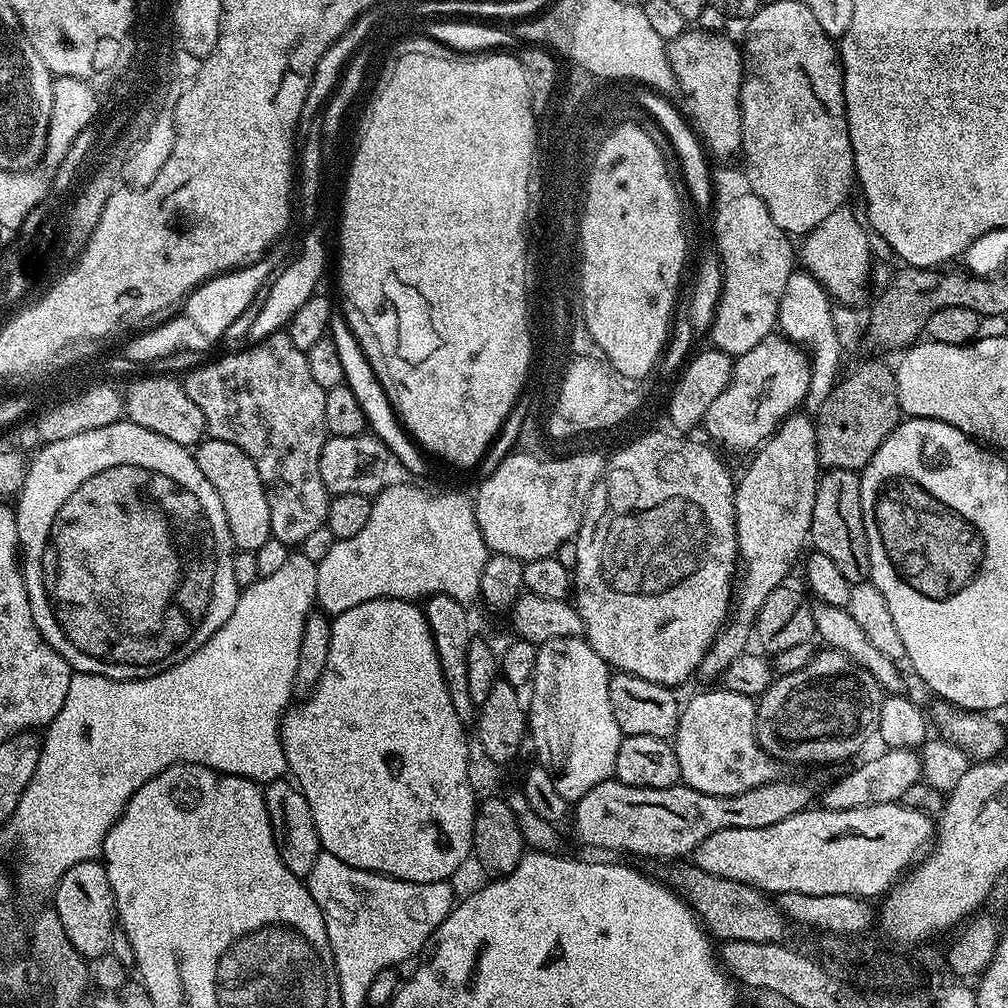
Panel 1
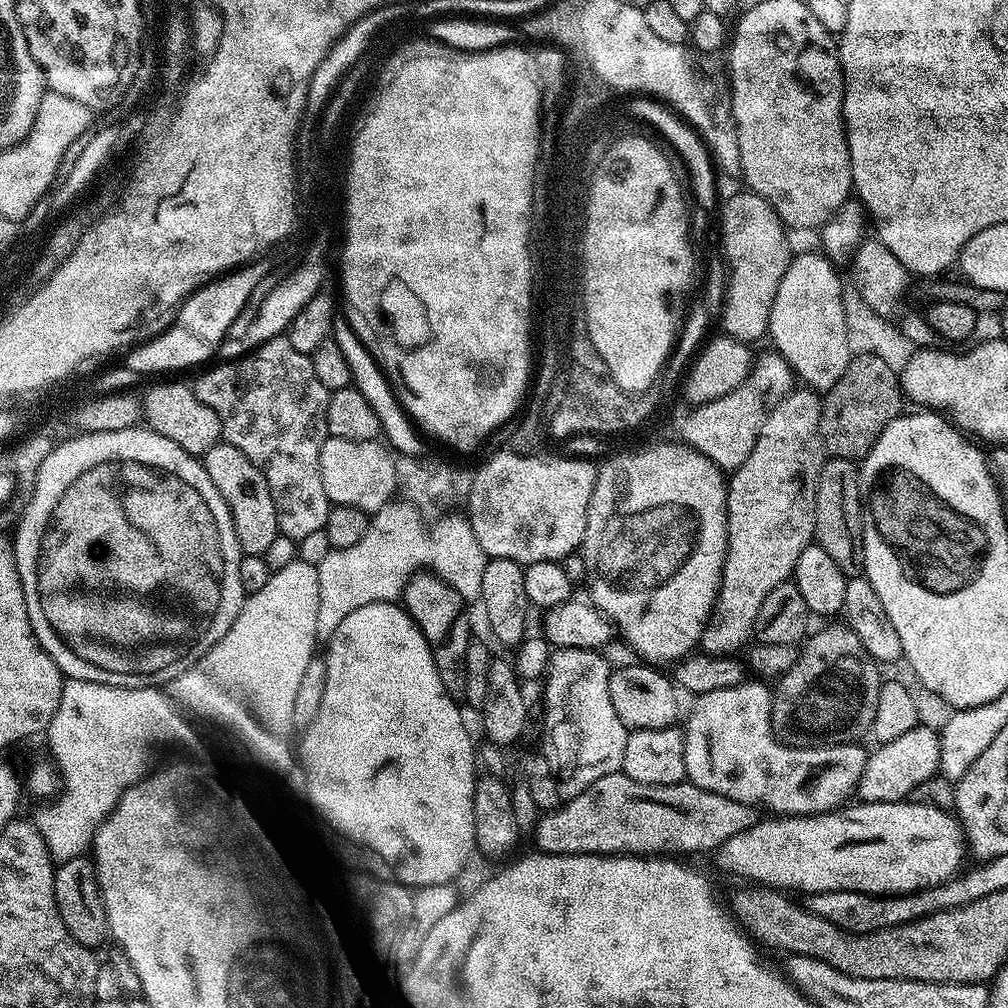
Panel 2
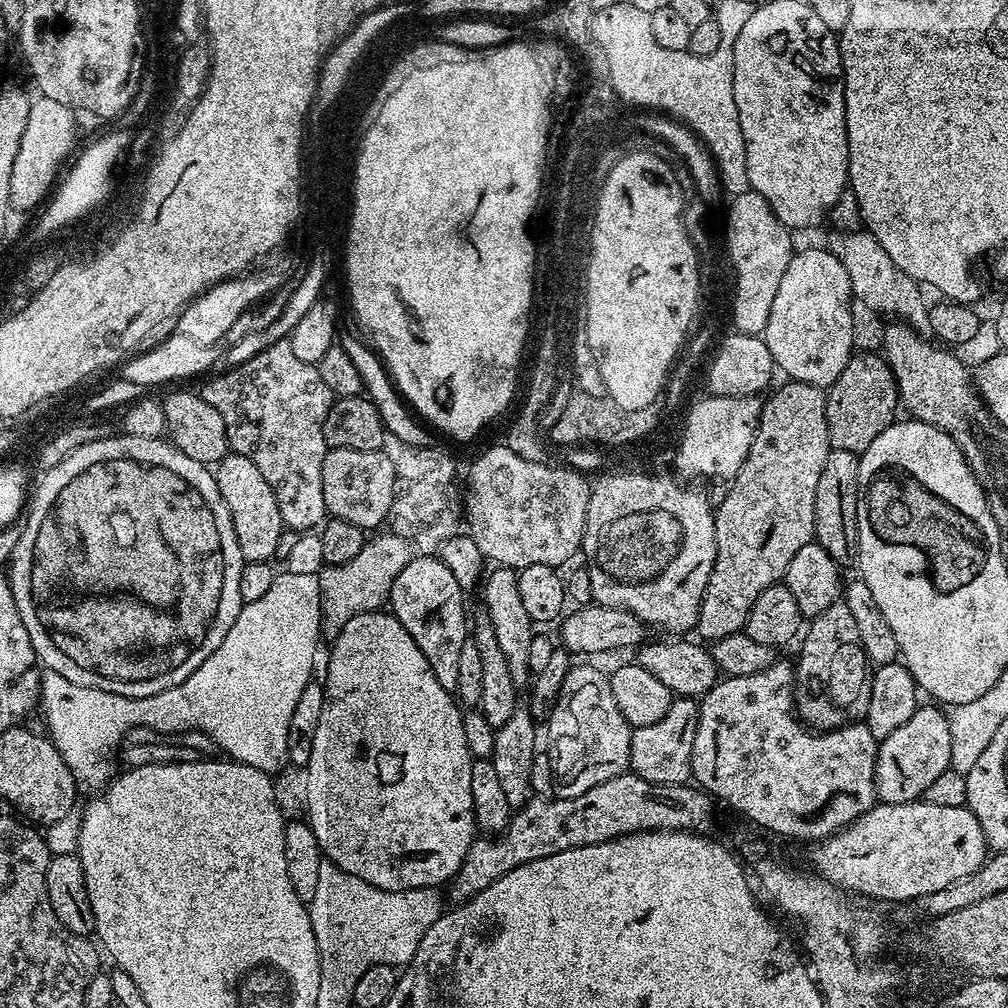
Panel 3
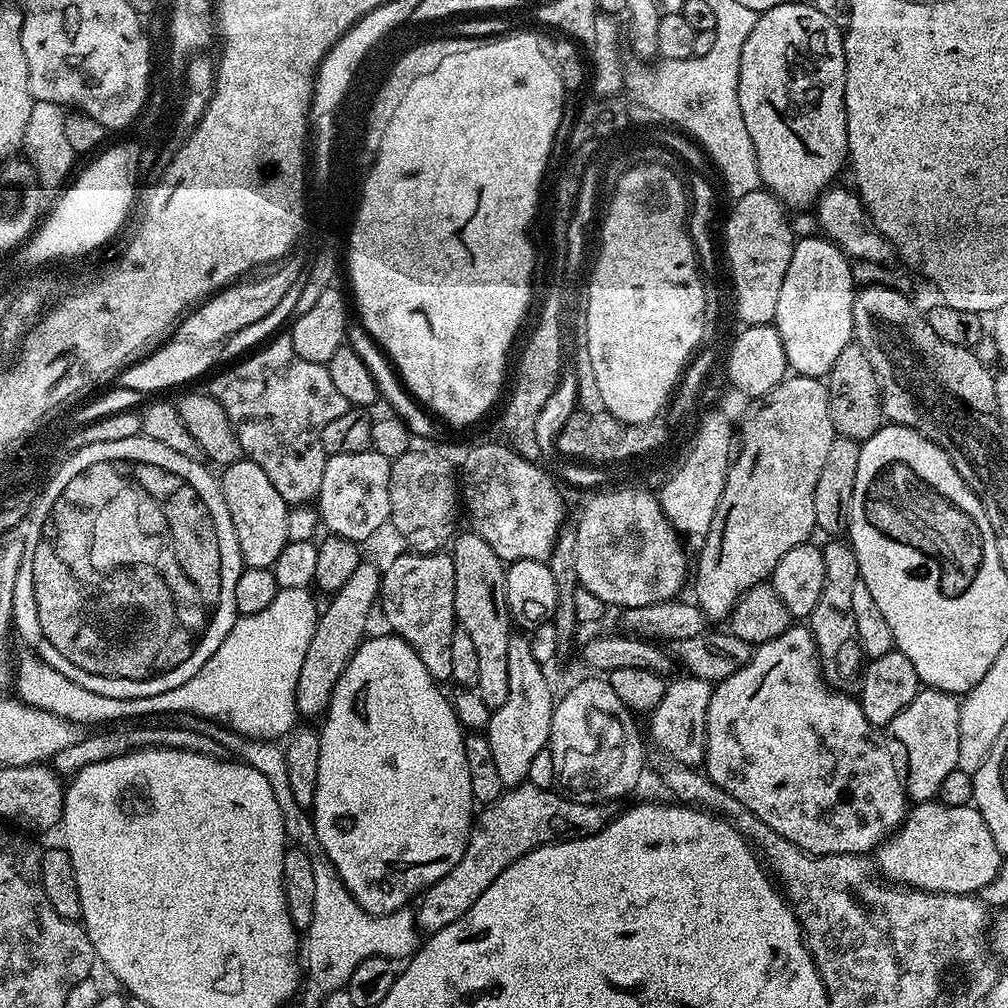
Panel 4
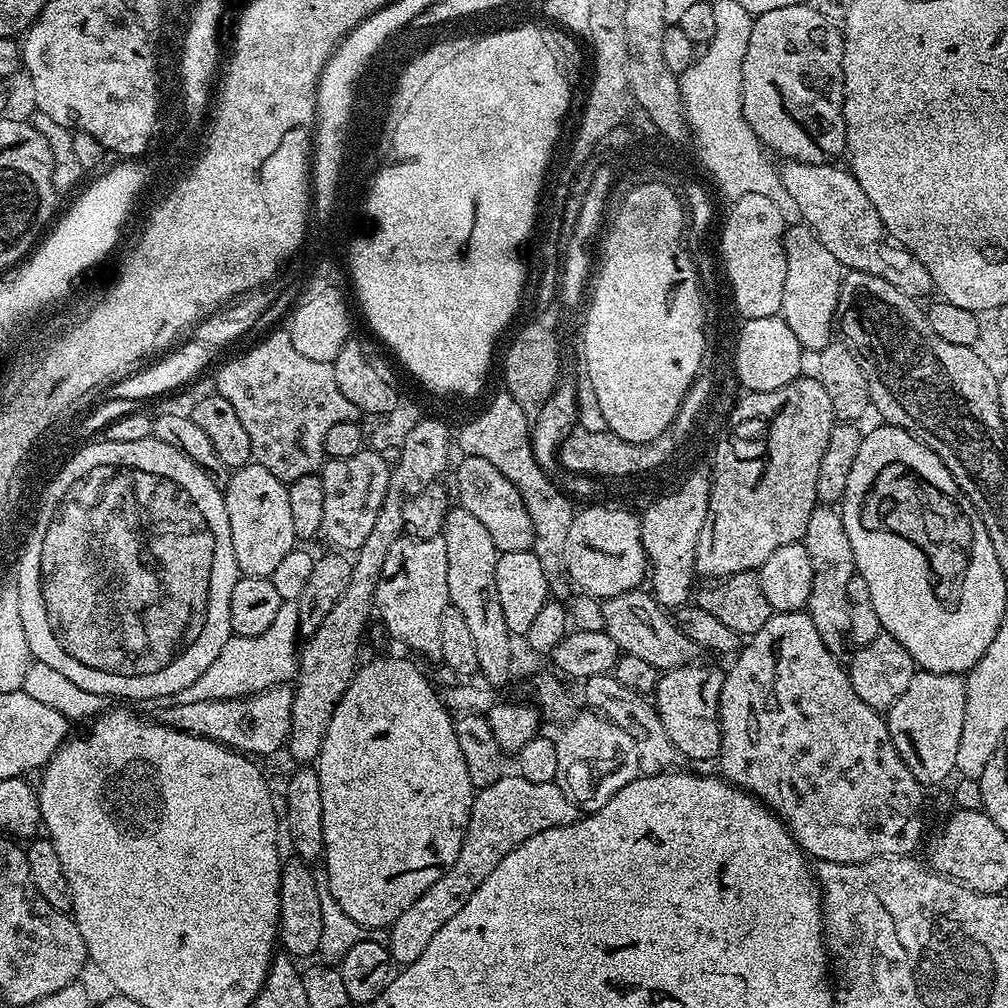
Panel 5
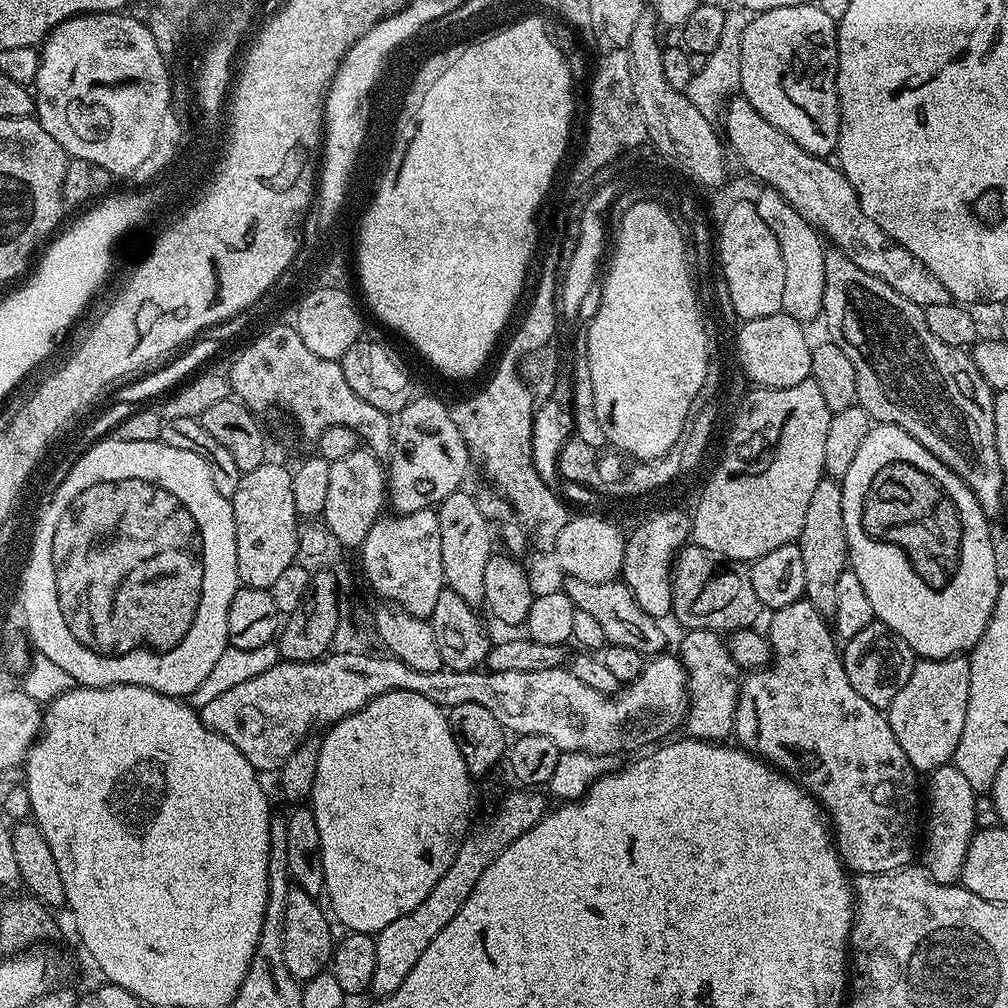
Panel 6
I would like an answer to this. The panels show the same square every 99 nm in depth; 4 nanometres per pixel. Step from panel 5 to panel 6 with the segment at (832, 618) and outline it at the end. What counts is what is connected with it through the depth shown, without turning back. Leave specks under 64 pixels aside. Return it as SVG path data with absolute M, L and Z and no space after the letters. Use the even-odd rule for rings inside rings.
M825 478L814 486L814 495L810 497L810 506L806 506L806 522L802 522L802 534L799 538L802 550L802 563L806 570L804 596L822 614L831 614L836 601L834 586L838 586L838 577L849 567L848 539L842 518L841 481Z

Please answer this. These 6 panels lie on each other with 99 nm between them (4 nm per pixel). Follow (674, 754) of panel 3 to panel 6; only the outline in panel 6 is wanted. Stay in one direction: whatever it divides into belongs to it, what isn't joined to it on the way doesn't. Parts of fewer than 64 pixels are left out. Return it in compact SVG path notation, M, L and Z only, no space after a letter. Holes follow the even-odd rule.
M694 628L683 633L678 659L688 676L688 715L683 727L694 740L724 742L736 731L736 703L740 697L742 670L730 658L725 637L719 632Z

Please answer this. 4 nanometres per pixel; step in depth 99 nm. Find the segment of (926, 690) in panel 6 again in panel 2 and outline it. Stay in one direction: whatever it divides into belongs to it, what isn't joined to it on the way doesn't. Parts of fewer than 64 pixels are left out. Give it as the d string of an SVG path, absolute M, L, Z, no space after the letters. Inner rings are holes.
M918 726L914 730L906 730L902 738L894 738L894 742L886 742L879 745L868 758L868 765L860 779L858 796L865 804L898 804L907 801L911 797L914 786L926 782L926 778L937 775L940 772L940 738L937 729Z

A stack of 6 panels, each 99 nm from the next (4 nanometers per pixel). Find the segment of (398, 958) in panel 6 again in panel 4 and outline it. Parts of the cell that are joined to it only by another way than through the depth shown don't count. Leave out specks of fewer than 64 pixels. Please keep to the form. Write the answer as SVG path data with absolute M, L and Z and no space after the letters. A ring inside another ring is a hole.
M527 782L509 787L494 803L479 809L466 850L462 858L458 858L458 866L424 889L414 908L417 929L431 934L442 930L442 926L450 926L450 922L458 922L458 918L462 918L474 902L478 902L486 886L490 886L490 882L494 882L506 866L530 850L544 844L557 844L565 838L593 836L607 826L610 819L610 812L604 808L607 807L603 803L583 804L565 798L559 791L539 788Z

